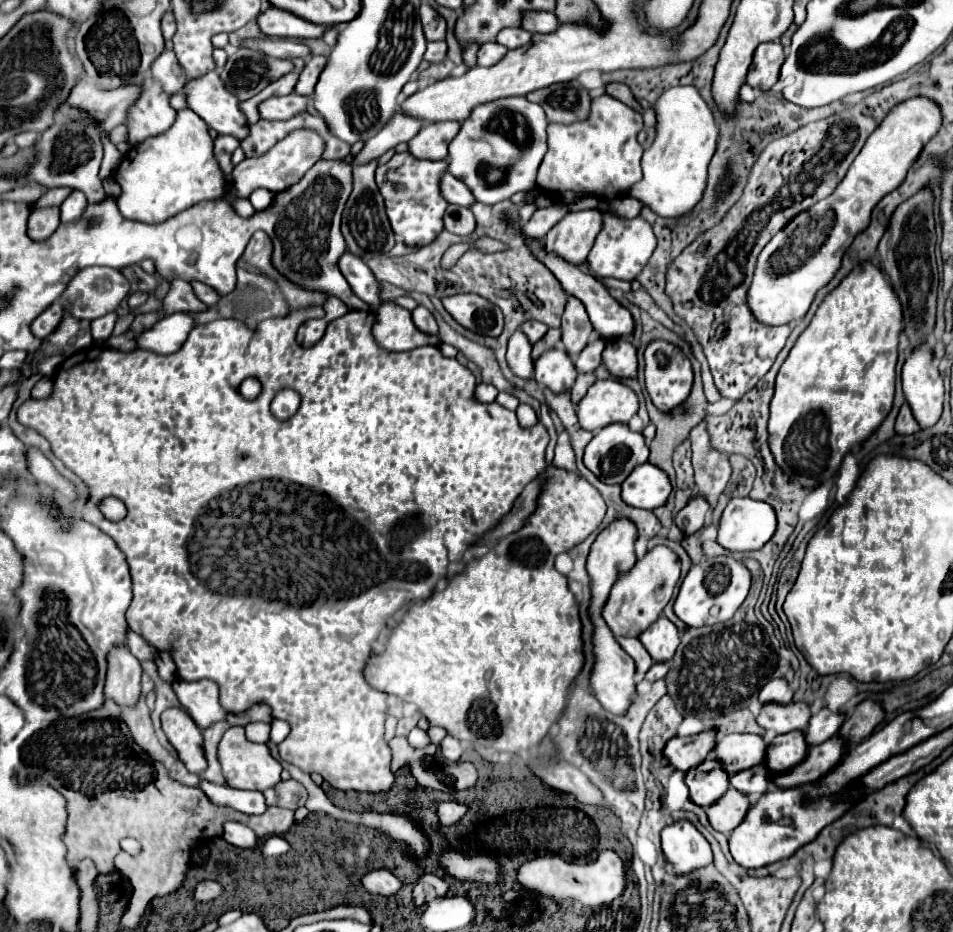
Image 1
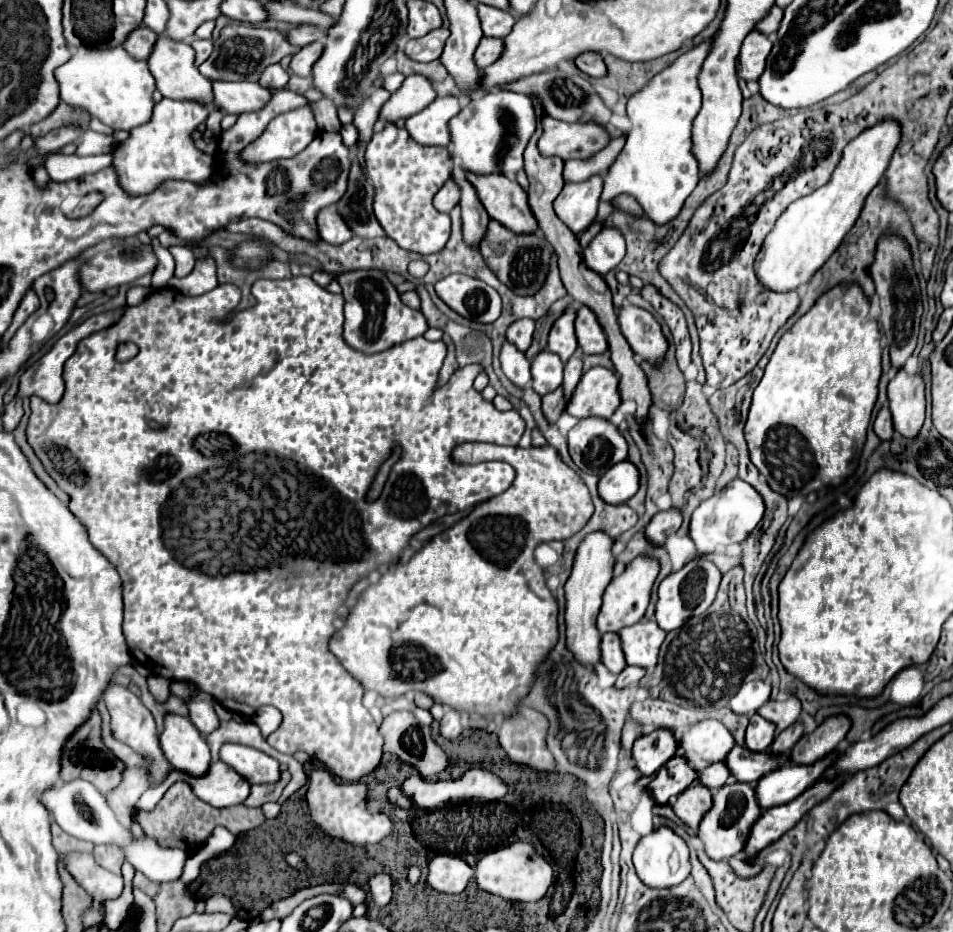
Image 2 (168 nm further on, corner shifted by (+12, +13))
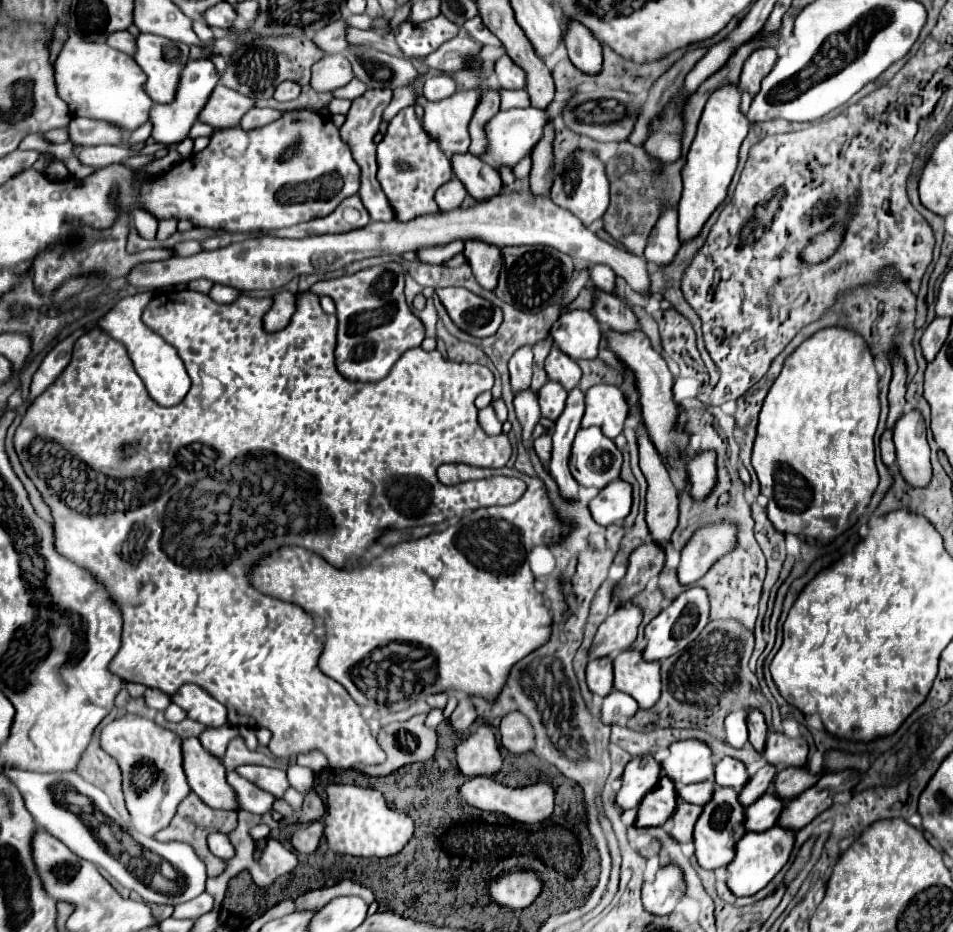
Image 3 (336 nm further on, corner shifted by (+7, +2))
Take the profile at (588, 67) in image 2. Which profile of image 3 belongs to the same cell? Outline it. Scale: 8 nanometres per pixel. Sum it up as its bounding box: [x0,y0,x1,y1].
[563,21,603,75]

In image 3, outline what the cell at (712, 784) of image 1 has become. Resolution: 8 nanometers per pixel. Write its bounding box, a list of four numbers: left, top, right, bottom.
[635,775,675,827]

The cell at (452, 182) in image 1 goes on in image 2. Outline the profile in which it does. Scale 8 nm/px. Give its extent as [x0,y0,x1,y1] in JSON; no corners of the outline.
[450,172,490,244]

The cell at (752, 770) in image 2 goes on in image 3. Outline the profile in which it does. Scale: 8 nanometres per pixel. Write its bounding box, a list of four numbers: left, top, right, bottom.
[715,757,747,789]

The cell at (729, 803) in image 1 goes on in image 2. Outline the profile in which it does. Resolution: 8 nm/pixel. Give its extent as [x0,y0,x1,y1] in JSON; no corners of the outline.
[672,782,712,830]

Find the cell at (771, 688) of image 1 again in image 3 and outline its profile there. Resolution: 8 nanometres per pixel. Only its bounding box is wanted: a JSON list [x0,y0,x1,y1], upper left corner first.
[725,711,747,749]

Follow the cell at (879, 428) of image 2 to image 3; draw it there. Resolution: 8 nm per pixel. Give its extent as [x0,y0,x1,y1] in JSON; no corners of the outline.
[881,429,895,467]

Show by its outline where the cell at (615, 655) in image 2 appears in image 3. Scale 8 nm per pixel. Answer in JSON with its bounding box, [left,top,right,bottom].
[587,657,613,697]

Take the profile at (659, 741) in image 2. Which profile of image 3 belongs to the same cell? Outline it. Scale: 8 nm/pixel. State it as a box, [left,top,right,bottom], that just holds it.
[615,755,661,811]

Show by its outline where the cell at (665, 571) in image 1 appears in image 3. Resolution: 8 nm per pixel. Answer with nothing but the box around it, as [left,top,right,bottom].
[589,605,643,657]

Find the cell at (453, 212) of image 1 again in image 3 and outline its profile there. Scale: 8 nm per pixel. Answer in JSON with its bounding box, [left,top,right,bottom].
[435,179,467,211]

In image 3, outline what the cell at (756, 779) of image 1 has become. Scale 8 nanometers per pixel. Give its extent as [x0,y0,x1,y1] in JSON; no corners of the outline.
[677,781,713,805]

